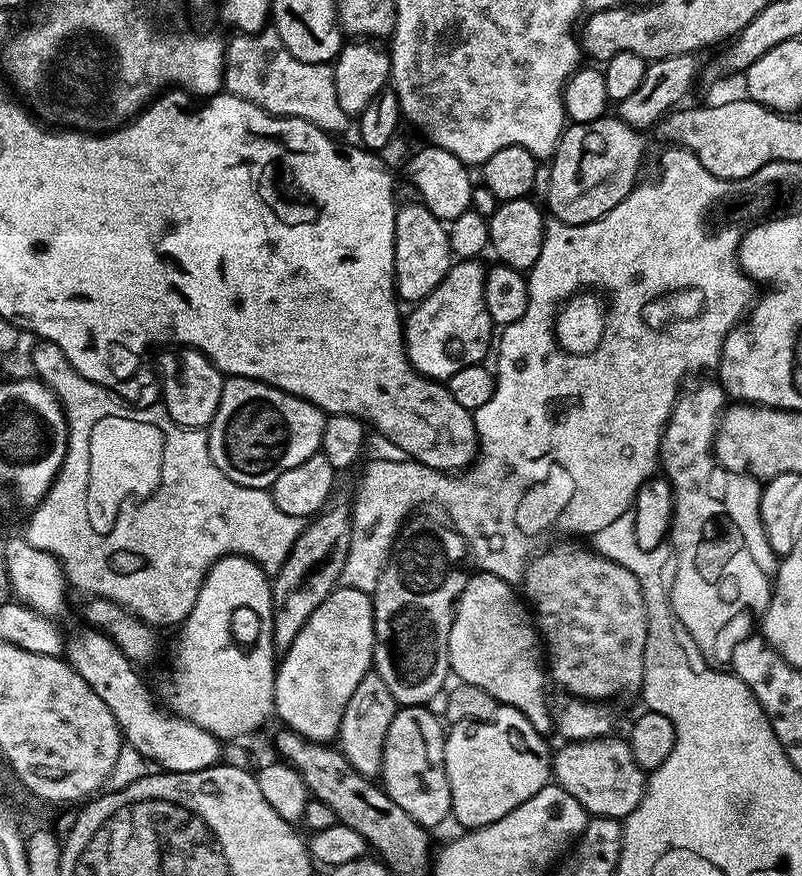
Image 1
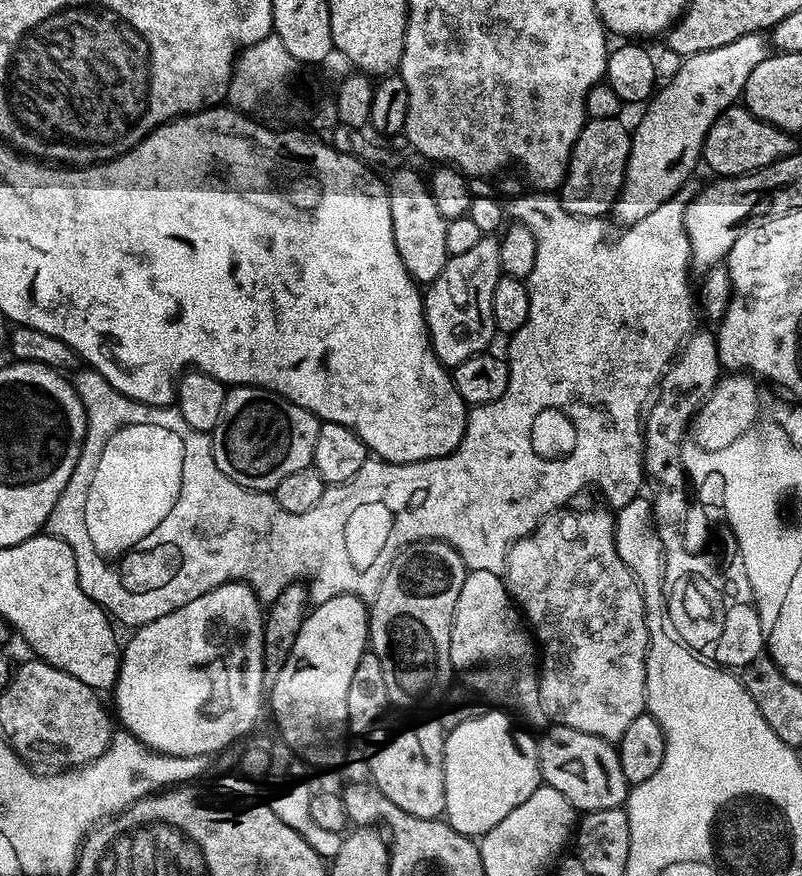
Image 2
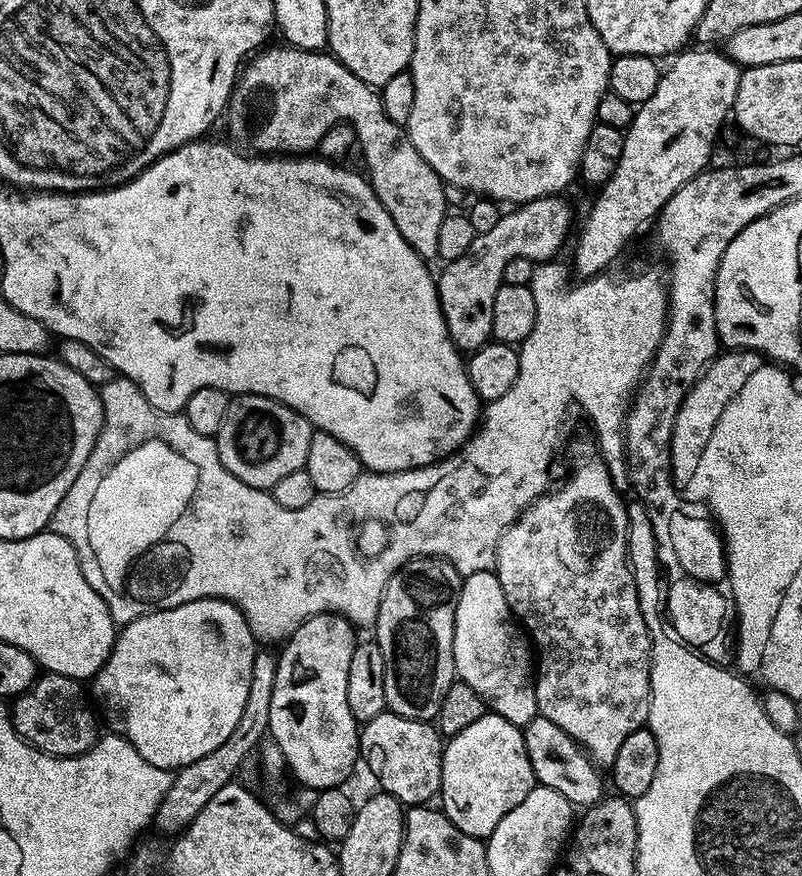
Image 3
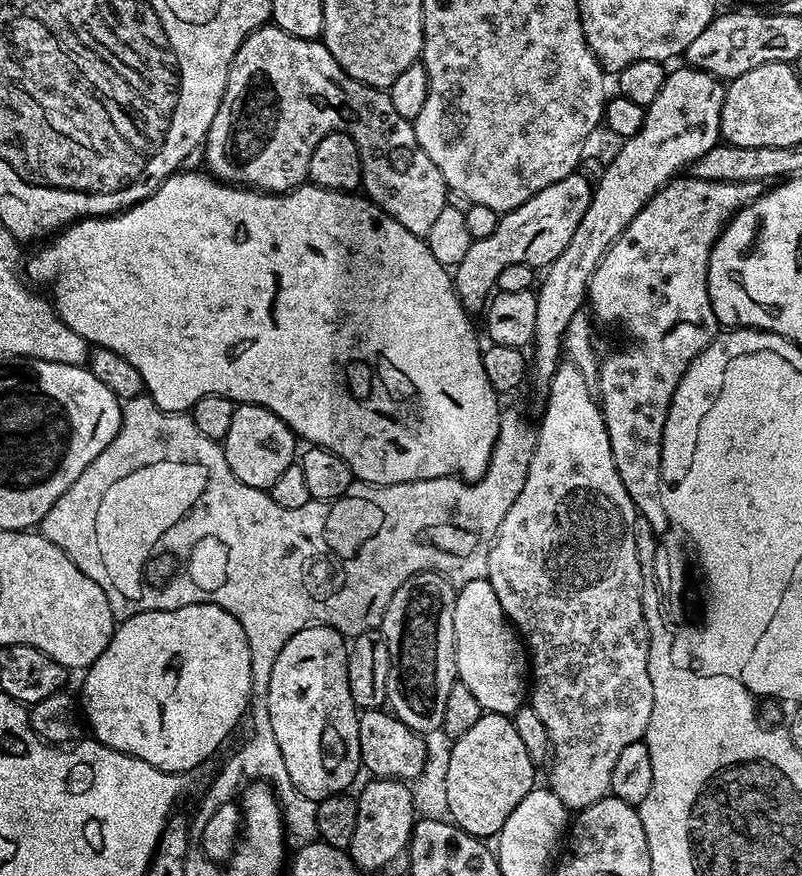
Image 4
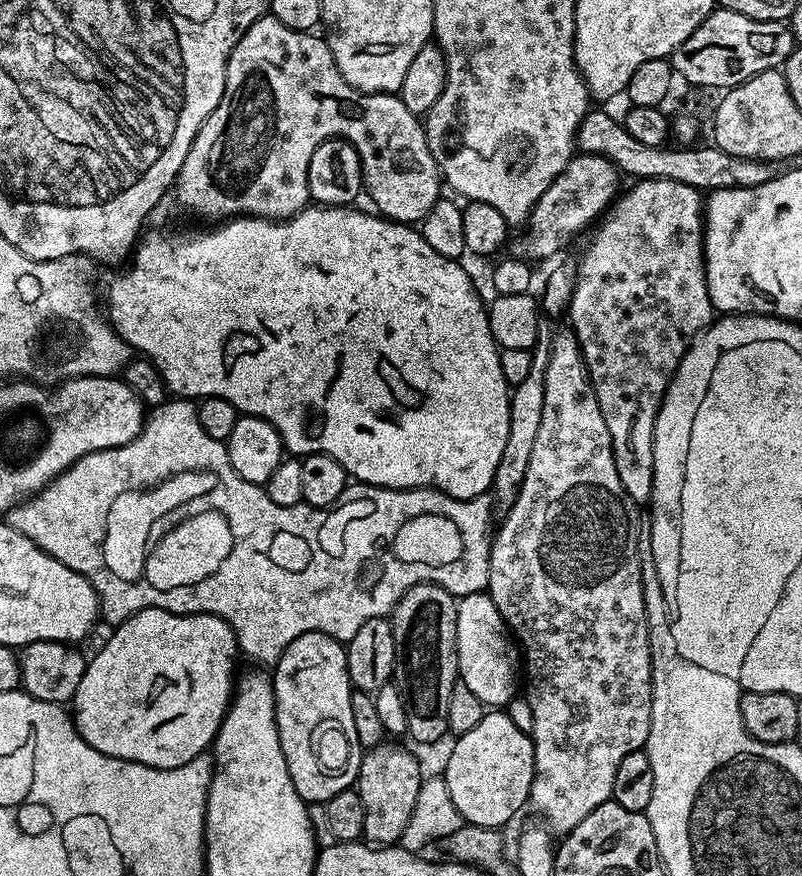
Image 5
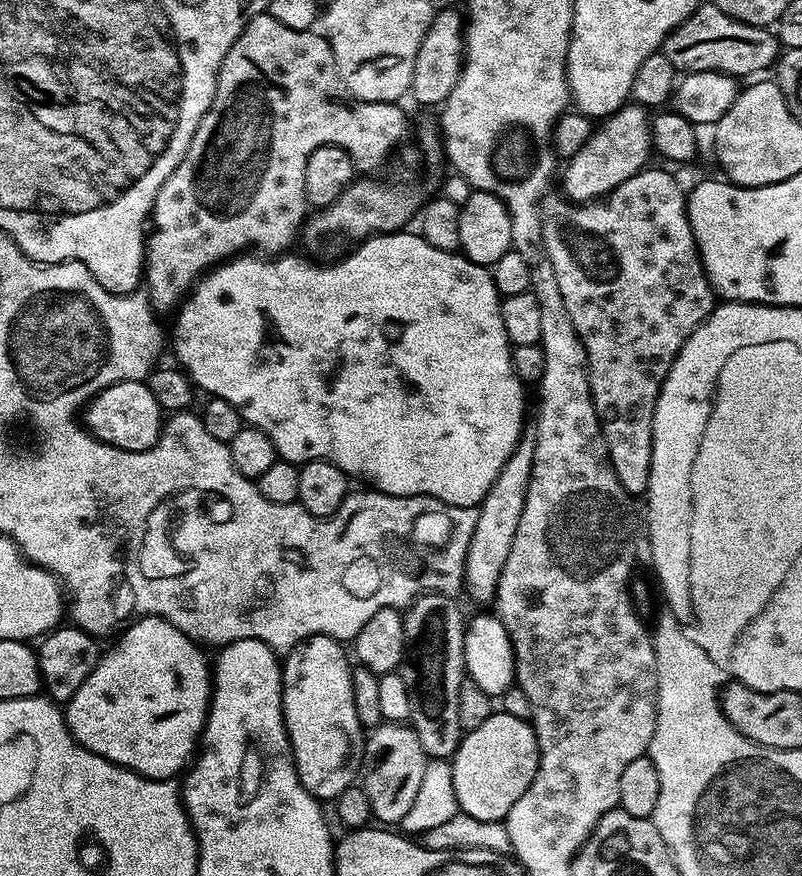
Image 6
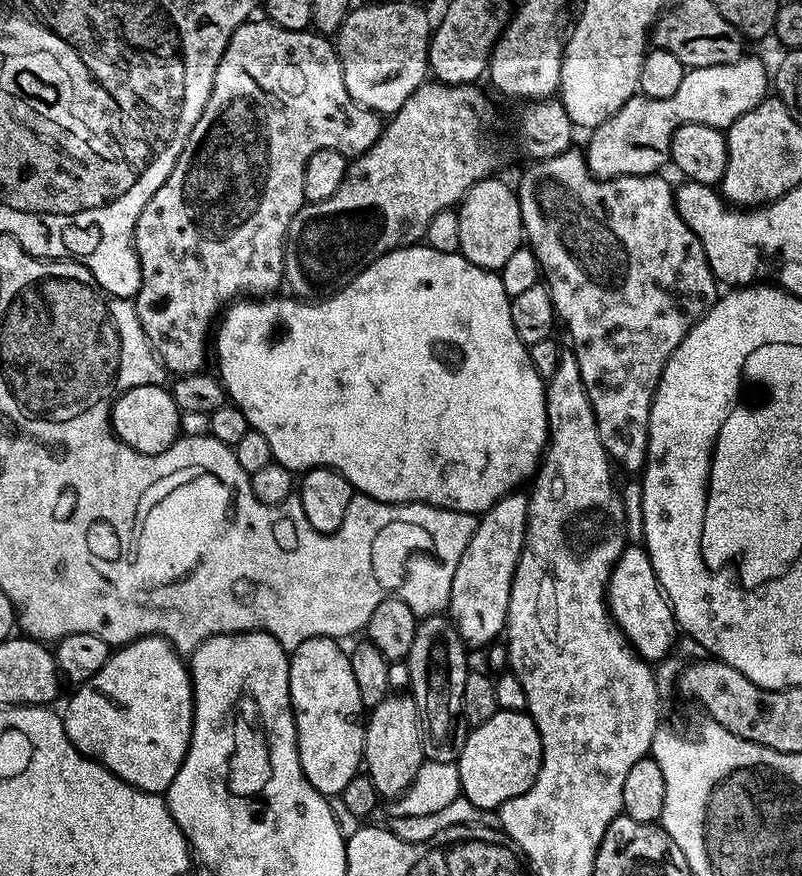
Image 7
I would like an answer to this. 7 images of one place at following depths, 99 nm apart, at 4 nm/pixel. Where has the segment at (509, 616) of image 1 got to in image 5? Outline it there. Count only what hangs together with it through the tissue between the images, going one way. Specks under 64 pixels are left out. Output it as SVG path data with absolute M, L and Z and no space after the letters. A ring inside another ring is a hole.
M487 591L459 597L456 606L456 666L459 679L470 686L473 694L478 694L484 705L507 706L517 699L518 648Z

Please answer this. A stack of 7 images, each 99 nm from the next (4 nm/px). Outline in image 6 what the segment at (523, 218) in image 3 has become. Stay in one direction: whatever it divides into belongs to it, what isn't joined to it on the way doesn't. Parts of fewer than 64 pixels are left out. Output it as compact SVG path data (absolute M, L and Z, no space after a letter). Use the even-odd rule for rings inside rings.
M629 102L623 108L612 113L603 121L604 124L593 131L592 136L578 150L578 154L567 157L564 168L563 195L577 204L587 204L590 200L598 200L608 195L626 178L643 172L653 159L652 122L649 109Z

